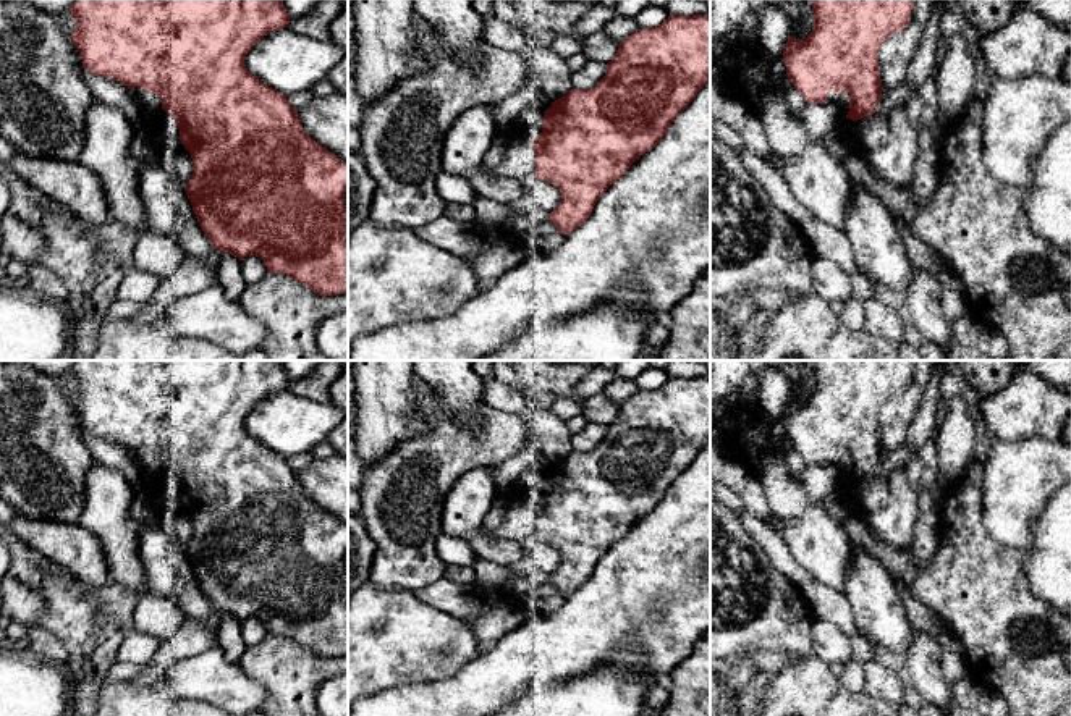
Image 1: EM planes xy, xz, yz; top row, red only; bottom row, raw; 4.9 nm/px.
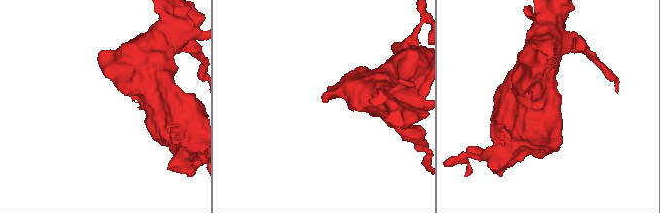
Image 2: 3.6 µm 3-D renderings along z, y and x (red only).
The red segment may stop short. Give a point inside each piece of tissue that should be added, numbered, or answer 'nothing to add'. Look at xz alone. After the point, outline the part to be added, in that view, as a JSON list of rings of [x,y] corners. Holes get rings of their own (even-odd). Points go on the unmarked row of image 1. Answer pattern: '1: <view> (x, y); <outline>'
1: xz (520, 522); [[[524,486],[518,495],[511,496],[510,508],[502,525],[487,532],[484,527],[479,532],[497,537],[500,540],[519,541],[524,556],[532,561],[547,575],[553,574],[561,564],[561,554],[552,545],[540,541],[536,533],[536,516],[532,503],[542,495],[542,486]]]

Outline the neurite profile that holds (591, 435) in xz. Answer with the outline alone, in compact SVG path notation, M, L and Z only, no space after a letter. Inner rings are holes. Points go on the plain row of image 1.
M587 423L581 432L573 435L571 446L573 451L586 453L597 448L597 444L605 438L607 425Z

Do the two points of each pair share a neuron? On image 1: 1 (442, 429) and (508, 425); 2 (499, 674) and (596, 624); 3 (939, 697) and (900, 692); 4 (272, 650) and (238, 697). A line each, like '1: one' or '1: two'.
1: one
2: one
3: two
4: two

